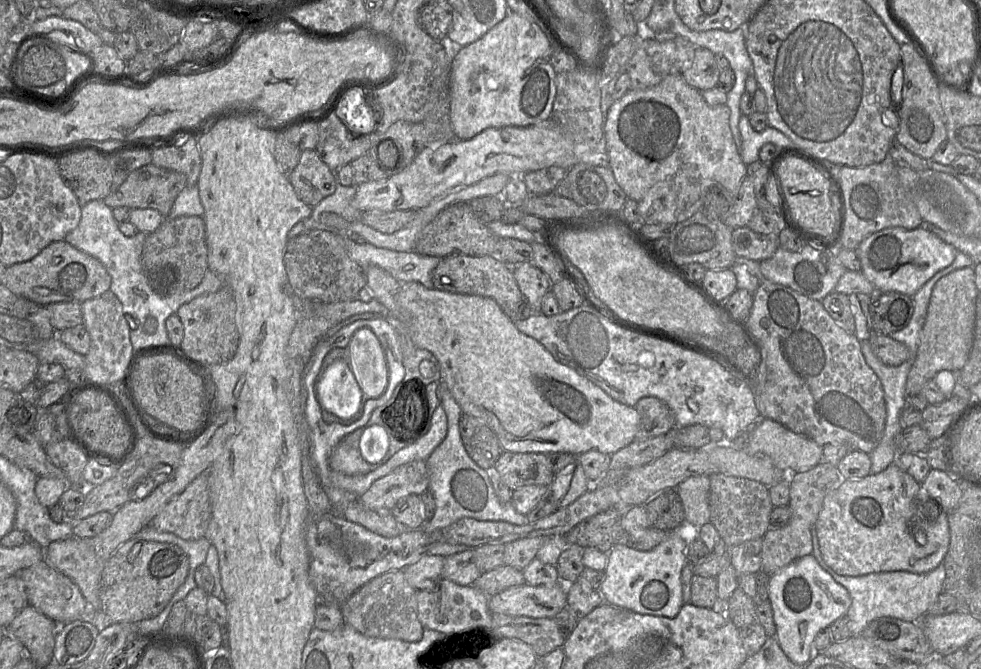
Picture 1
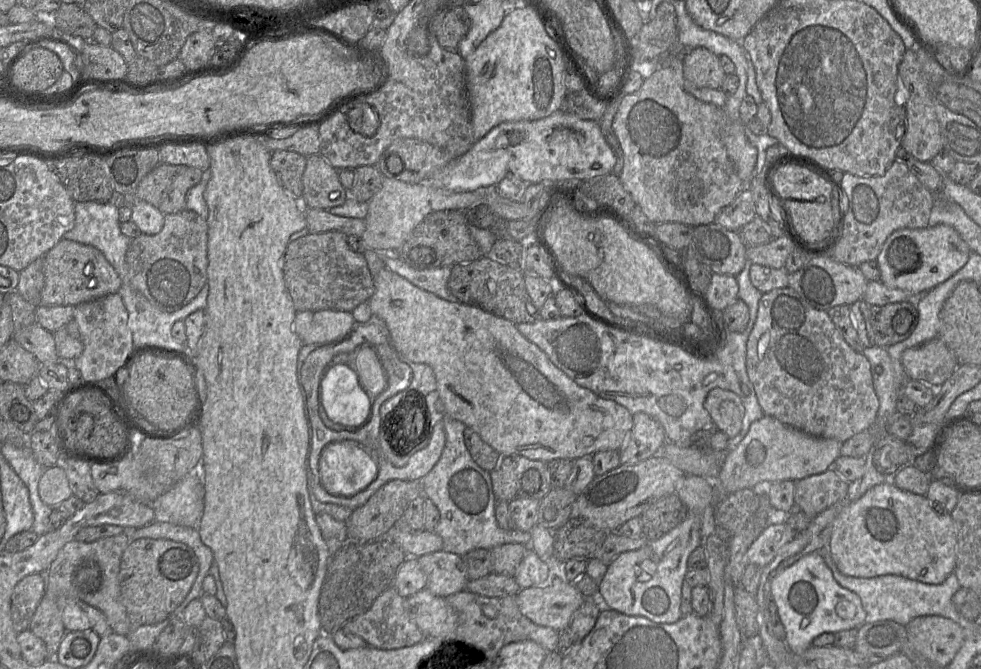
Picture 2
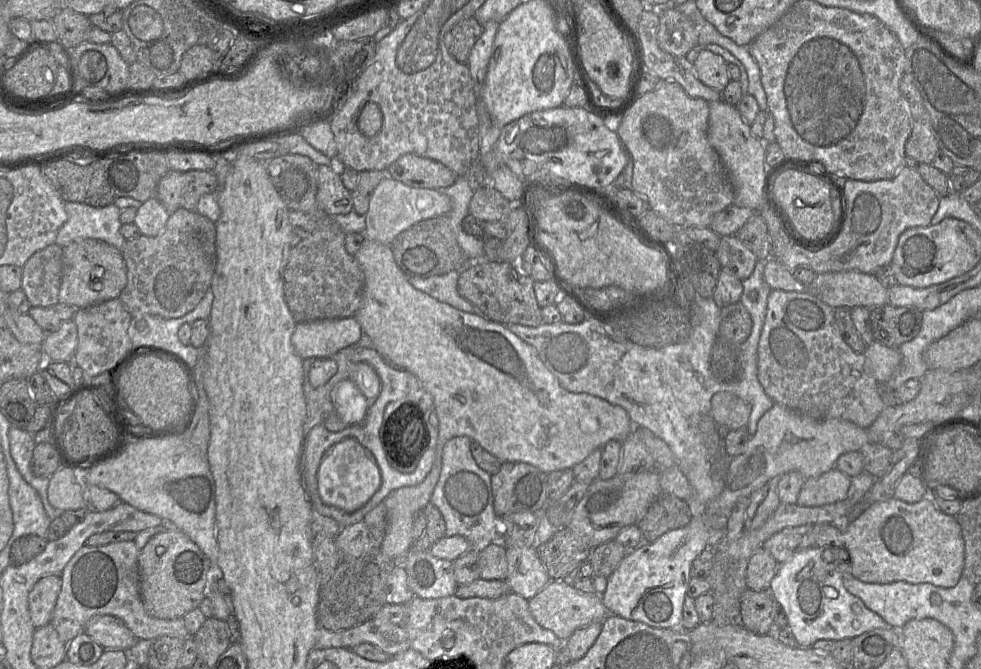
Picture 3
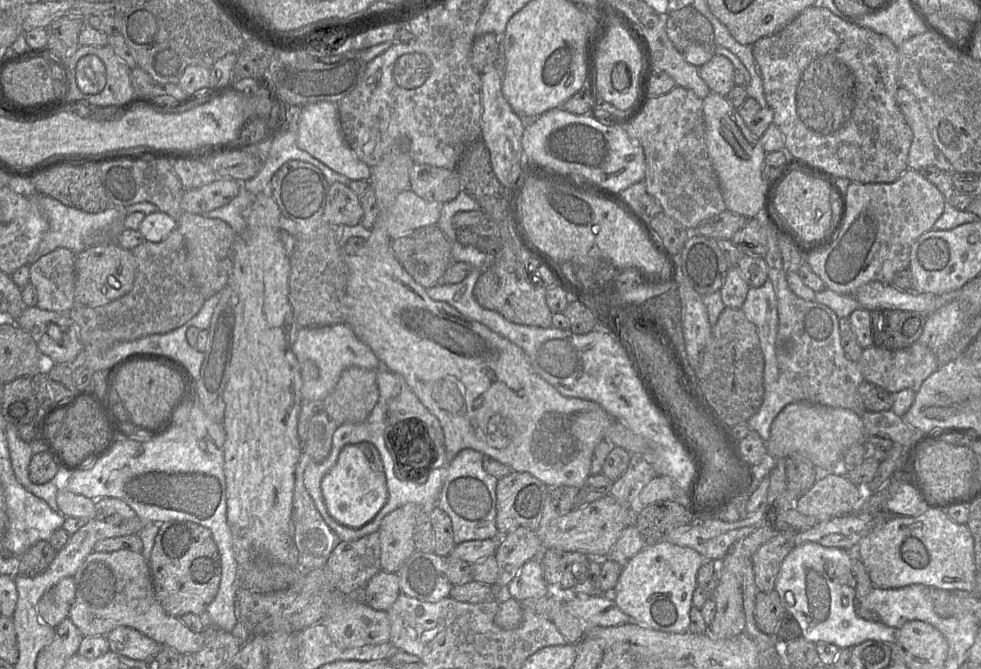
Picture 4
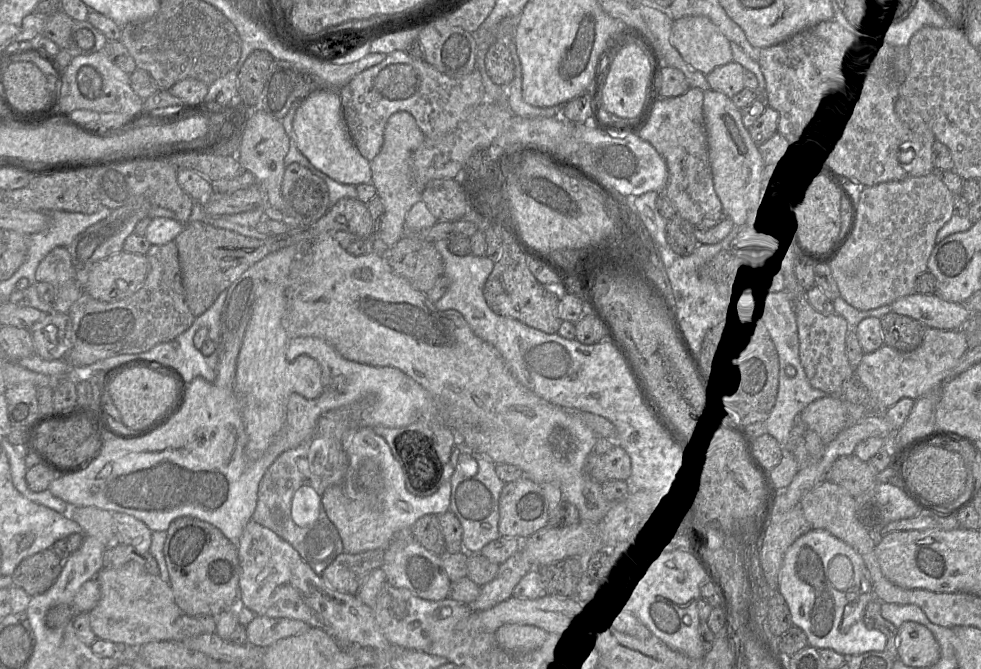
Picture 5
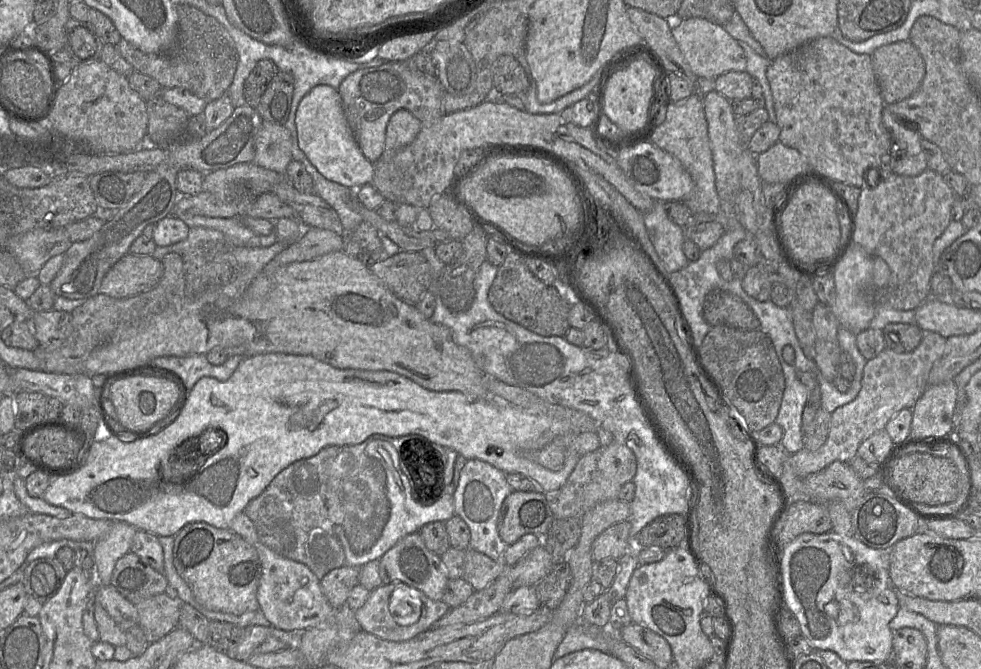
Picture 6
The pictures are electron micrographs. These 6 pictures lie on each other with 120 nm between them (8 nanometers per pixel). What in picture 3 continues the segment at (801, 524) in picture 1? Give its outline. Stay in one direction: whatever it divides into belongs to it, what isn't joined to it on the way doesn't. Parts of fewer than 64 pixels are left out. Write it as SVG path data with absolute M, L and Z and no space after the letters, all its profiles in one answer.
M834 469L817 477L806 479L797 504L803 507L819 507L844 501L851 485L851 478Z

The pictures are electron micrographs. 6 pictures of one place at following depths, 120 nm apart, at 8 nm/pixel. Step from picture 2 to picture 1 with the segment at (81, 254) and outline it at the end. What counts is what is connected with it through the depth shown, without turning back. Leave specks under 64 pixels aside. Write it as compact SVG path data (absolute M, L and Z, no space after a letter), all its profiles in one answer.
M61 240L50 243L29 261L8 266L1 284L17 296L47 306L56 302L82 303L95 298L110 289L111 281L101 261Z

